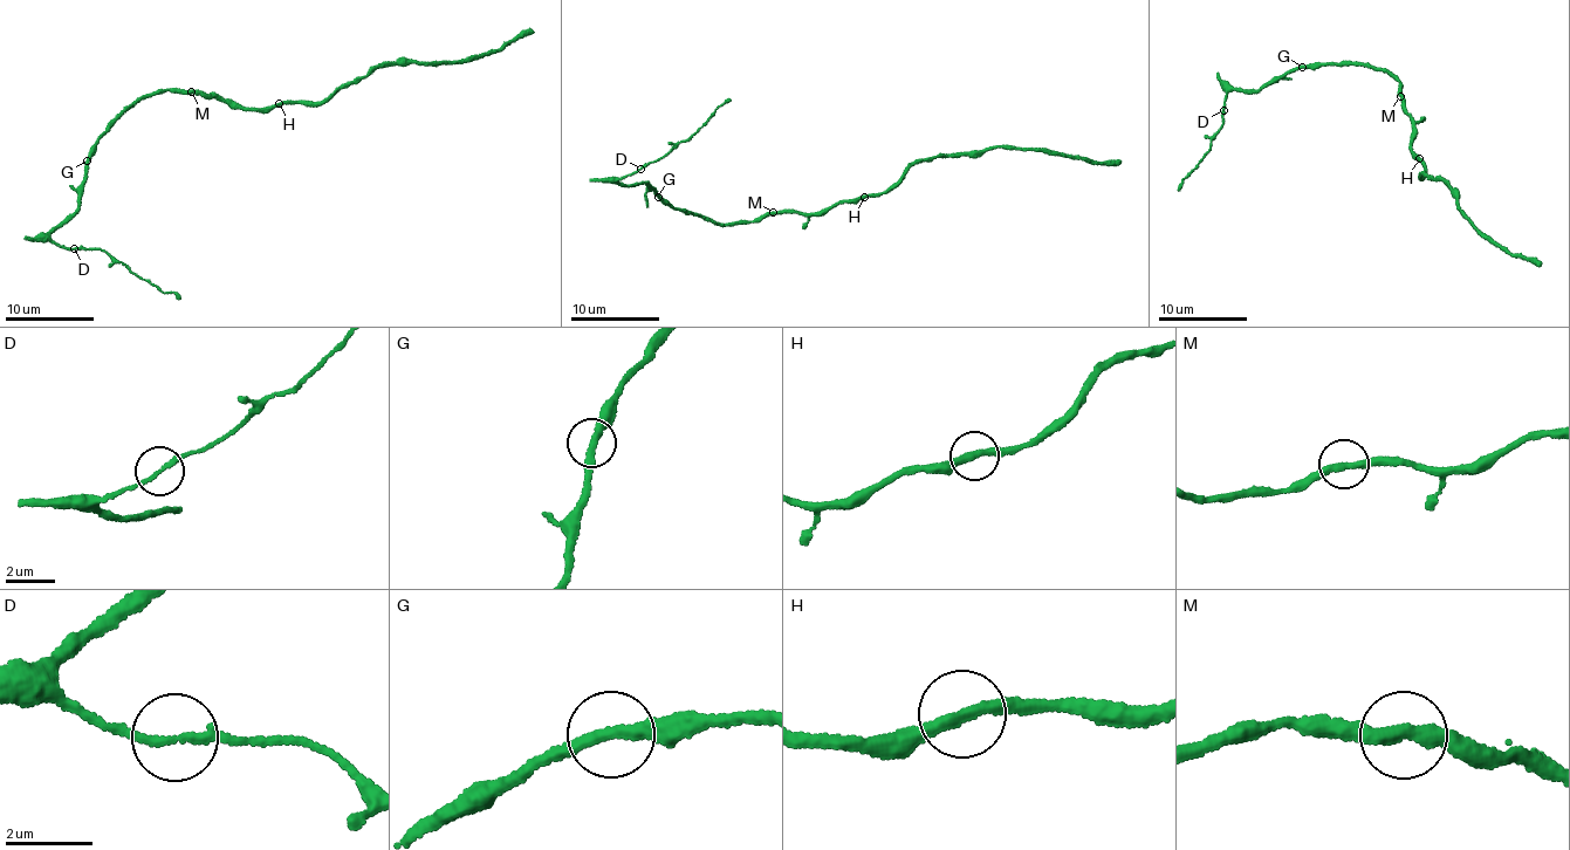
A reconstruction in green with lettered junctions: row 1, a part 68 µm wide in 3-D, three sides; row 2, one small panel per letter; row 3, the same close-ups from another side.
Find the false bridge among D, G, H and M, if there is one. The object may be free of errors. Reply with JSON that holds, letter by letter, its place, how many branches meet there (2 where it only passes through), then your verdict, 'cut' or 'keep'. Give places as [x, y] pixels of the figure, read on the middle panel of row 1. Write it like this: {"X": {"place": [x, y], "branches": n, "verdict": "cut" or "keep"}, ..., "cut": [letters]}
{"D": {"place": [640, 169], "branches": 2, "verdict": "keep"}, "G": {"place": [658, 197], "branches": 2, "verdict": "keep"}, "H": {"place": [864, 197], "branches": 2, "verdict": "keep"}, "M": {"place": [773, 212], "branches": 2, "verdict": "keep"}, "cut": []}

